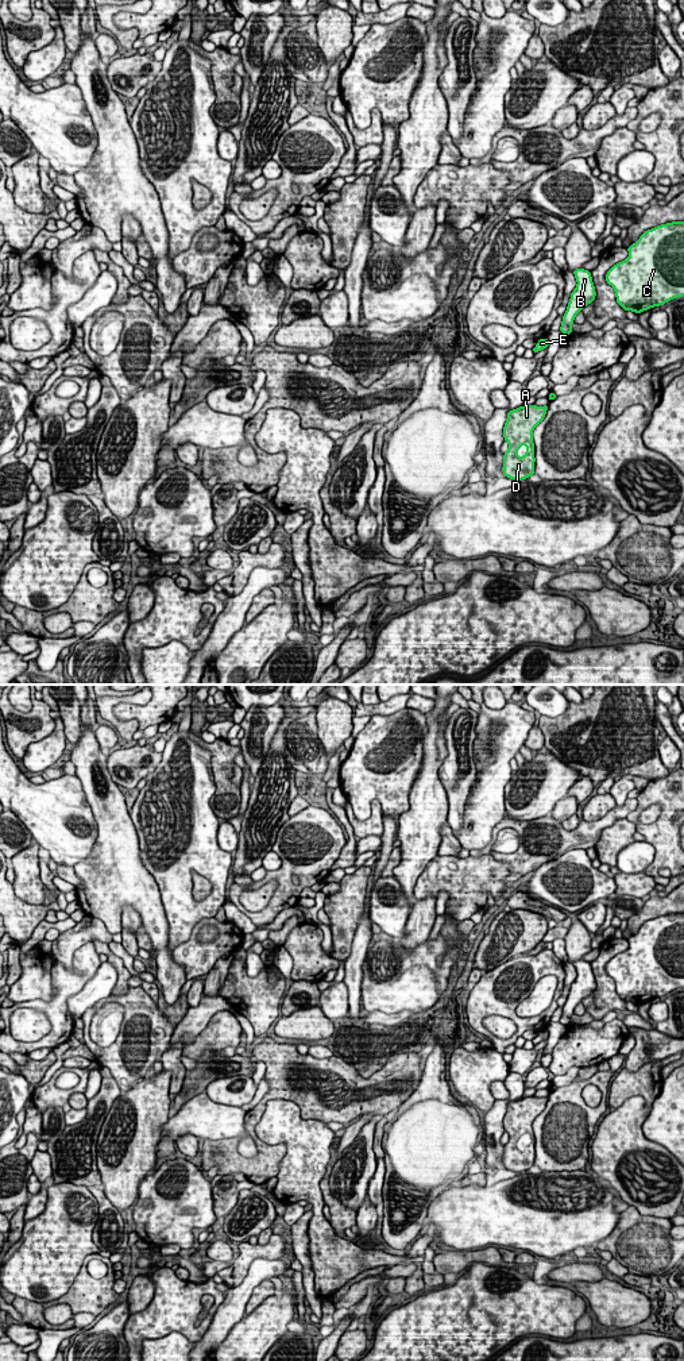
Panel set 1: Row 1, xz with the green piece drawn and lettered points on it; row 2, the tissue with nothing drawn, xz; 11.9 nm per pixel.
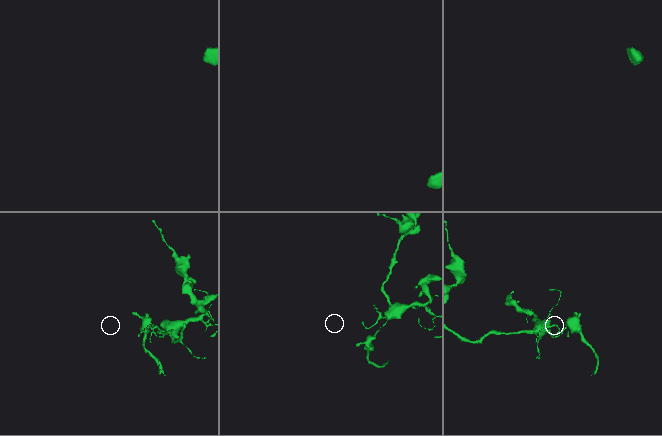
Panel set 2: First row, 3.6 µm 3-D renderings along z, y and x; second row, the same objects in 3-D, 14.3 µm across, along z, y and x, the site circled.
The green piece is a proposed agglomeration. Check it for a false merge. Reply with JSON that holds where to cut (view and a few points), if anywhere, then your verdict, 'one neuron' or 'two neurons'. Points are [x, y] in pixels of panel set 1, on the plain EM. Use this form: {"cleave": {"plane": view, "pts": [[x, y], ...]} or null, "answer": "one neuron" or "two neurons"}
{"cleave": {"plane": "xz", "pts": [[549, 1087], [551, 1091]]}, "answer": "two neurons"}

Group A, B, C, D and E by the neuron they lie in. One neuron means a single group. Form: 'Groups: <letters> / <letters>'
Groups: A D / B C E

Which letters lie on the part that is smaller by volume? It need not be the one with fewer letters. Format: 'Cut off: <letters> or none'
Cut off: A, D

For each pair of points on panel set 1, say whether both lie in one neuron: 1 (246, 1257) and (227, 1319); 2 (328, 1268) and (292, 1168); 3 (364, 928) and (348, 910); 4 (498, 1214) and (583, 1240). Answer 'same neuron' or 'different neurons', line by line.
1: different neurons
2: same neuron
3: different neurons
4: same neuron

